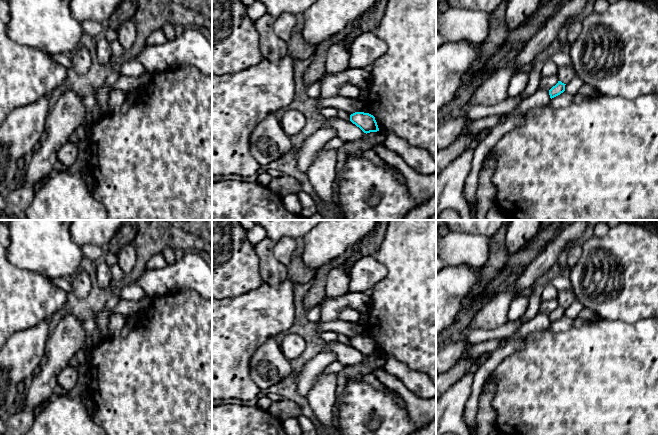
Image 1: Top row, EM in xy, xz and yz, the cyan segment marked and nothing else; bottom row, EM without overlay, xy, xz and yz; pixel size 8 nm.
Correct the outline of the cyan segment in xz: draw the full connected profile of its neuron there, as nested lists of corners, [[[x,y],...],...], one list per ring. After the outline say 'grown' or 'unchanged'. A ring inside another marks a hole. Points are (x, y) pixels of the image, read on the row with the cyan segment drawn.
[[[355,112],[350,115],[350,121],[366,134],[379,131],[375,117],[369,113]]] | unchanged

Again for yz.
[[[558,81],[558,83],[549,90],[550,98],[552,99],[563,93],[565,91],[565,85],[566,84],[561,81]]] | unchanged

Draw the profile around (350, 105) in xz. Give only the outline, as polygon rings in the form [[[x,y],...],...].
[[[342,95],[334,96],[334,97],[318,97],[316,102],[321,107],[329,107],[336,108],[340,110],[344,110],[350,115],[355,112],[364,112],[368,113],[367,107],[365,103],[360,102],[357,99],[346,98]]]

